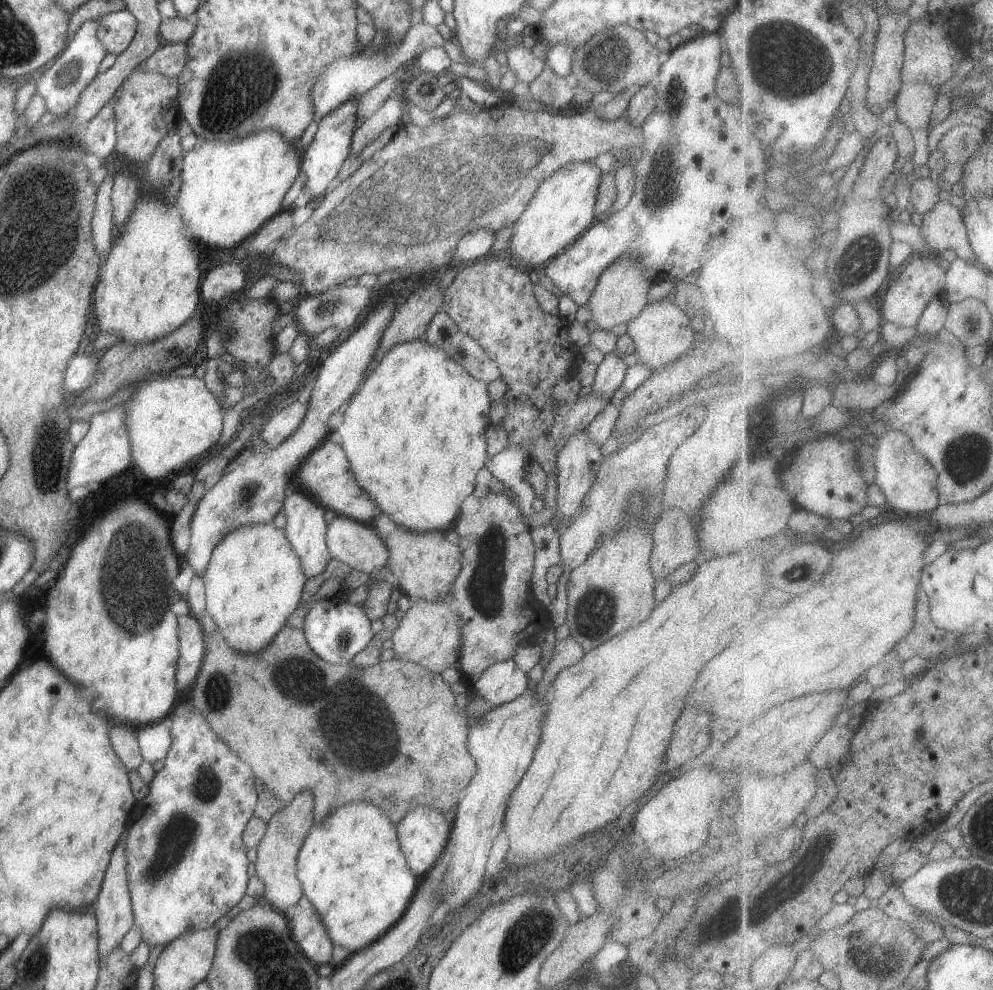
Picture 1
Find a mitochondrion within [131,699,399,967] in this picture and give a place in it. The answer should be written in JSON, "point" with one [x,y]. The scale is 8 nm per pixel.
{"point":[177,837]}

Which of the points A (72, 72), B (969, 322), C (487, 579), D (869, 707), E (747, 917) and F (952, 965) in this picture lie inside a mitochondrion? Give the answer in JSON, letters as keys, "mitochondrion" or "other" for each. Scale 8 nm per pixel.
{"A":"mitochondrion","B":"mitochondrion","C":"mitochondrion","D":"other","E":"mitochondrion","F":"other"}

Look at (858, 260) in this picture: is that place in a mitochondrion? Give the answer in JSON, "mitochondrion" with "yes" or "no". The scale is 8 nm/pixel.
{"mitochondrion":"yes"}

